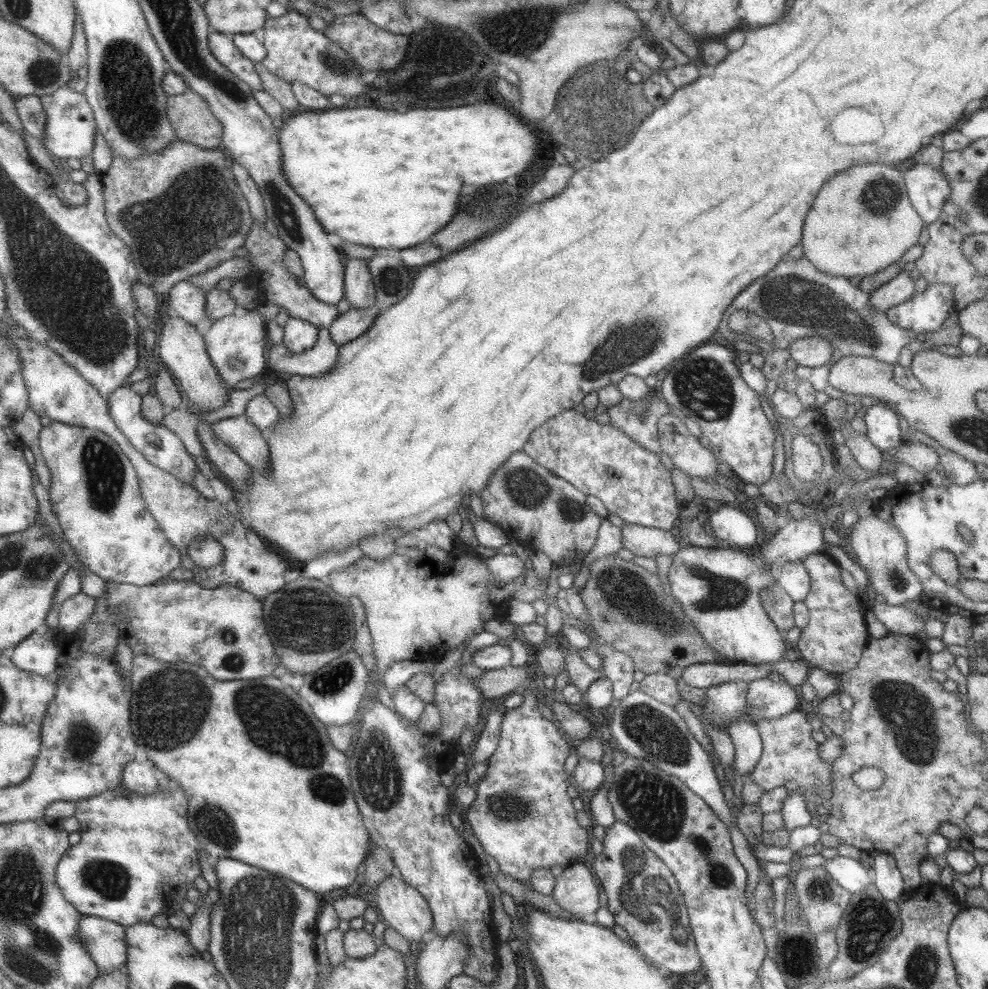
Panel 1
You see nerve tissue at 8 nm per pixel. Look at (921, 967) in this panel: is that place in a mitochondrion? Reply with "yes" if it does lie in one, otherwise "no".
yes

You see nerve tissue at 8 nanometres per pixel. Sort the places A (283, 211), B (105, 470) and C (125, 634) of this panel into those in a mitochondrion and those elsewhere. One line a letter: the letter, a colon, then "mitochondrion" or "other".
A: mitochondrion
B: mitochondrion
C: other

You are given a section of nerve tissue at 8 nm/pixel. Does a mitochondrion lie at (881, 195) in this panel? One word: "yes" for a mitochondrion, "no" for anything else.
yes

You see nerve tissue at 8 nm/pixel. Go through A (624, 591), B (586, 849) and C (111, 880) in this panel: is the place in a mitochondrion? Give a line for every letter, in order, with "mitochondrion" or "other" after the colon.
A: mitochondrion
B: other
C: mitochondrion

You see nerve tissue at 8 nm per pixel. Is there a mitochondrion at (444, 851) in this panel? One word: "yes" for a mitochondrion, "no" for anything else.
no

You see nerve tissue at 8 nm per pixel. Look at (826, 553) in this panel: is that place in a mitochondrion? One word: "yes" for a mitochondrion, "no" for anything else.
no

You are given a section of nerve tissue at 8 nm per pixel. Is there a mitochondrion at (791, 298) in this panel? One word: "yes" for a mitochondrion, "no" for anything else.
yes

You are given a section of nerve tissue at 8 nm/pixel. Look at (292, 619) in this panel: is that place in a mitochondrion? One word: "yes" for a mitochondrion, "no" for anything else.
yes

